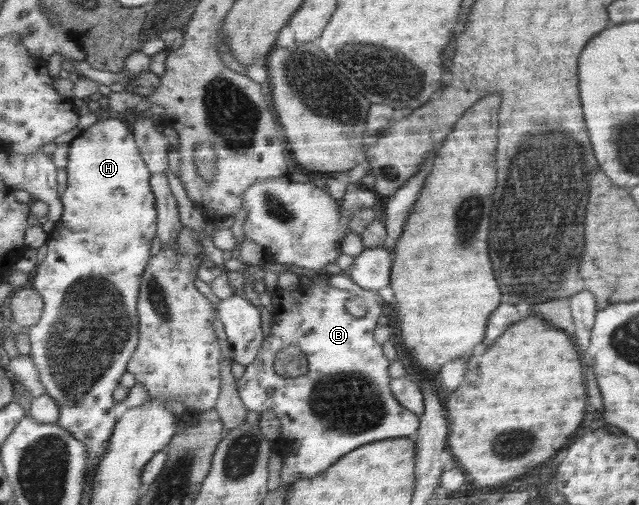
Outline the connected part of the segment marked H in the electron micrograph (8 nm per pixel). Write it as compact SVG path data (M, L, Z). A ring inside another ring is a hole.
M107 119L100 120L93 124L90 128L82 131L79 136L74 139L69 147L69 162L66 167L68 171L68 188L62 195L65 203L64 216L56 222L55 228L49 233L48 256L44 262L38 265L35 272L33 287L37 288L46 299L46 310L41 321L37 325L30 327L30 339L32 342L32 356L35 358L36 364L40 369L41 381L48 389L48 394L60 403L62 411L58 423L61 427L65 427L69 431L73 431L83 443L89 448L89 473L93 473L95 477L97 470L101 466L101 462L105 460L107 452L109 452L110 441L116 431L118 422L117 411L115 405L118 401L115 399L115 392L121 386L121 379L127 373L133 356L140 347L141 328L140 324L140 295L143 286L145 265L149 259L149 247L151 247L151 239L155 237L155 231L159 230L159 211L155 209L155 194L151 186L152 172L149 171L148 164L145 163L140 143L137 141L134 132L131 132L129 125L125 125L124 119Z

